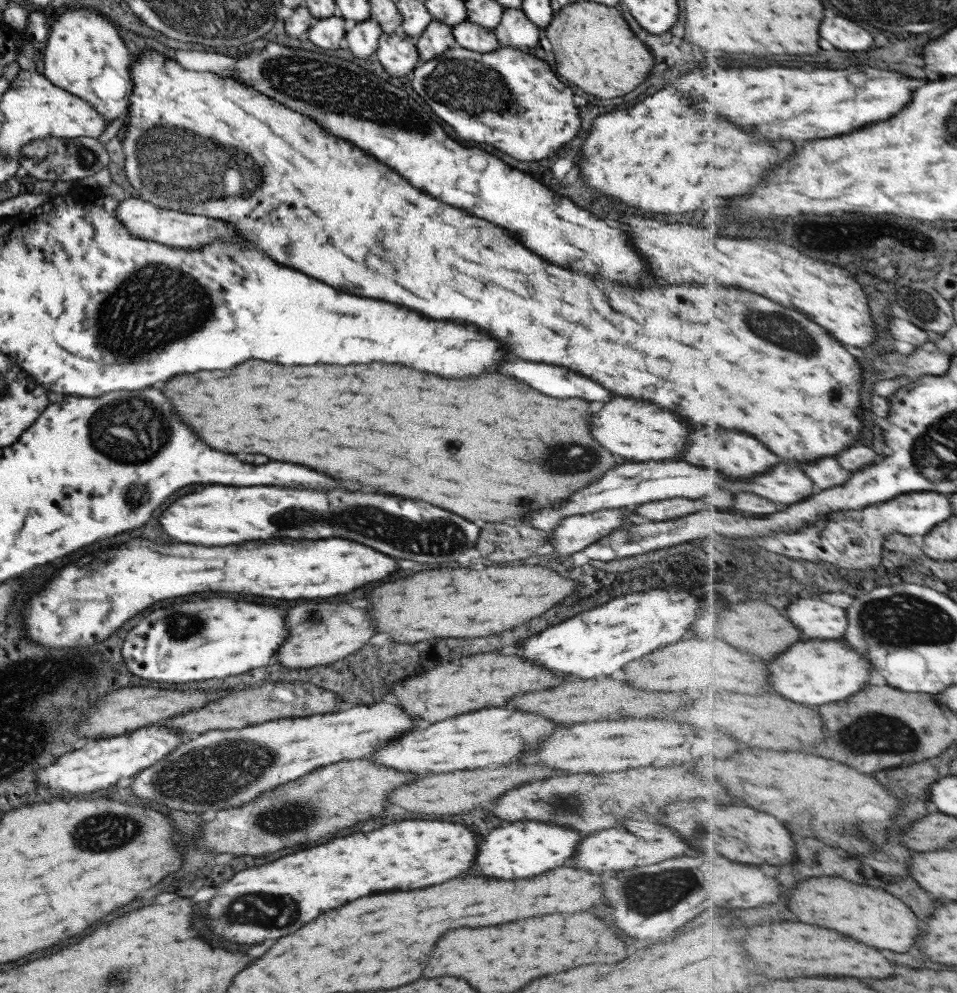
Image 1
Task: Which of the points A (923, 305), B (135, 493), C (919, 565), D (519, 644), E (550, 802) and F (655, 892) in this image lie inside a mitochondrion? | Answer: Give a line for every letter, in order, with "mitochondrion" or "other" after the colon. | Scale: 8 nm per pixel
A: mitochondrion
B: mitochondrion
C: other
D: other
E: mitochondrion
F: mitochondrion

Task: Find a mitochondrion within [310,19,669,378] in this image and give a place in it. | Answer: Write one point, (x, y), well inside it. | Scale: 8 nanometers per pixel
(462, 83)

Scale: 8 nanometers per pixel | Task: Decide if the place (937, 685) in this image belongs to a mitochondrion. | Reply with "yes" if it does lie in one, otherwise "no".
no

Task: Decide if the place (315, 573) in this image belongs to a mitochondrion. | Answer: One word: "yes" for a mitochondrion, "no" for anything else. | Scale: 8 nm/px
no

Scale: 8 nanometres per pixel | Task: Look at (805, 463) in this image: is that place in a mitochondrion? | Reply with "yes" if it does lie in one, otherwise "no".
no

